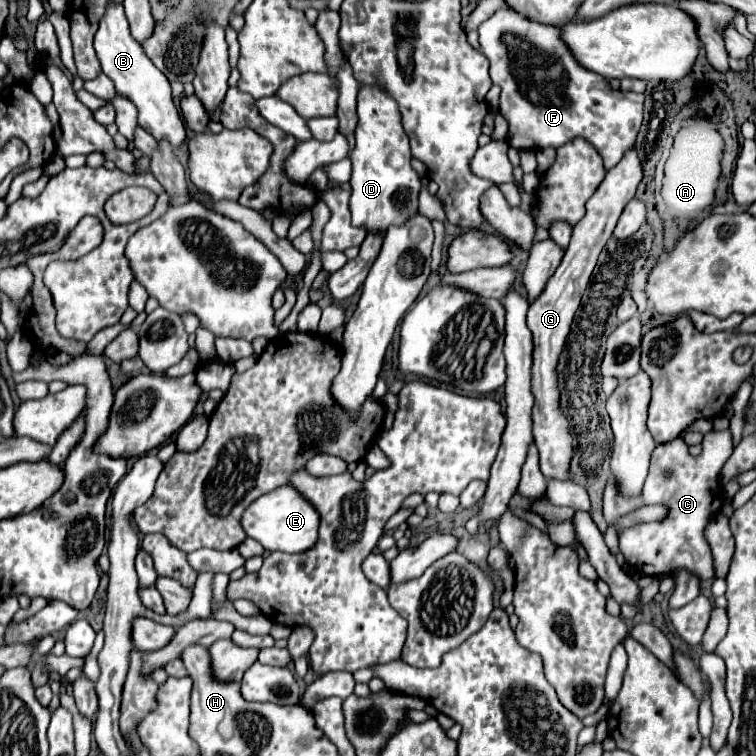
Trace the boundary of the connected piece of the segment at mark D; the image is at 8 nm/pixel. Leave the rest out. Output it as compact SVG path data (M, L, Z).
M361 89L357 97L359 123L355 129L355 149L351 153L351 215L353 225L363 227L367 233L385 235L391 225L405 225L417 215L417 199L421 179L411 167L409 139L401 129L397 103L385 97L381 89Z

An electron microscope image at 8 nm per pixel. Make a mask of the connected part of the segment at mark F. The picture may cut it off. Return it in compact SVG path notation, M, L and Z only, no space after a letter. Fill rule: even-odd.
M501 7L479 25L479 43L483 55L489 59L489 75L501 87L499 113L509 123L507 143L511 147L531 151L543 147L559 149L575 137L583 137L603 157L605 169L611 169L621 161L625 149L635 143L643 121L643 95L613 91L607 79L579 67L561 41L557 27L529 21L513 9ZM505 35L523 39L533 47L535 55L529 69L503 41Z

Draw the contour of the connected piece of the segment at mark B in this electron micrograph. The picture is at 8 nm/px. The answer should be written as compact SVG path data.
M113 1L107 3L105 15L99 19L99 27L93 37L93 47L97 51L97 59L101 63L103 73L115 83L117 93L129 97L135 103L135 107L139 111L139 125L145 131L149 131L155 139L167 137L175 149L181 147L187 139L185 123L179 117L179 111L173 103L169 81L161 71L155 69L155 65L145 55L143 47L137 45L137 41L133 41L133 37L129 37L129 25L125 21L121 3L113 3Z

